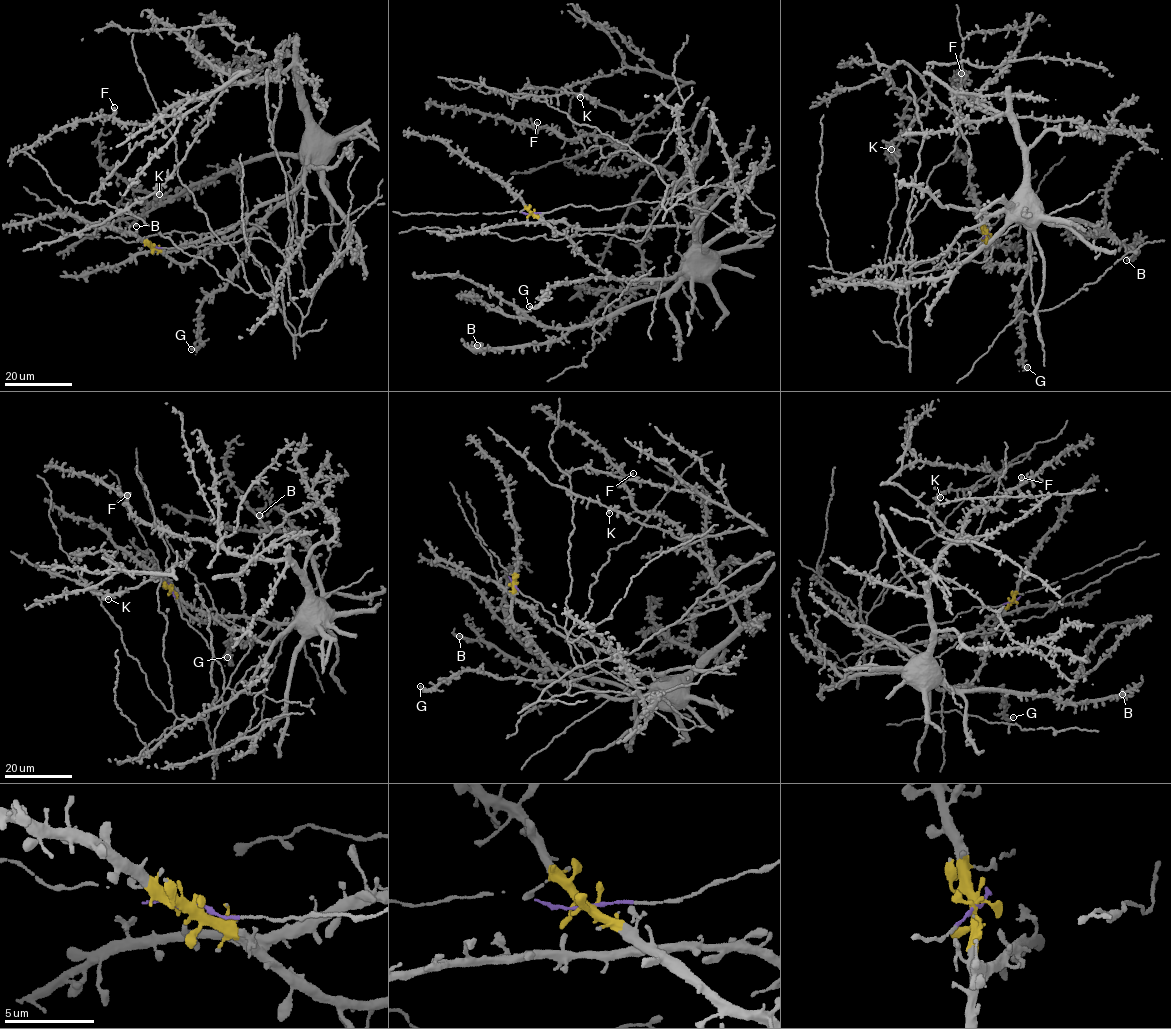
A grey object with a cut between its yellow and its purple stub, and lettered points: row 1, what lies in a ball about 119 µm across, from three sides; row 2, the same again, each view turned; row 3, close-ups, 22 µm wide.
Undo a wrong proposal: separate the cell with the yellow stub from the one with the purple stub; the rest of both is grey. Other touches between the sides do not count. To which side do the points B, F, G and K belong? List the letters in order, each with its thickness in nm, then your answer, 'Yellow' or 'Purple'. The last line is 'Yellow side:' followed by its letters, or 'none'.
B: Thickness 400 nm. Yellow
F: Thickness 200 nm. Yellow
G: Thickness 360 nm. Yellow
K: Thickness 320 nm. Purple
Yellow side: B, F, G

